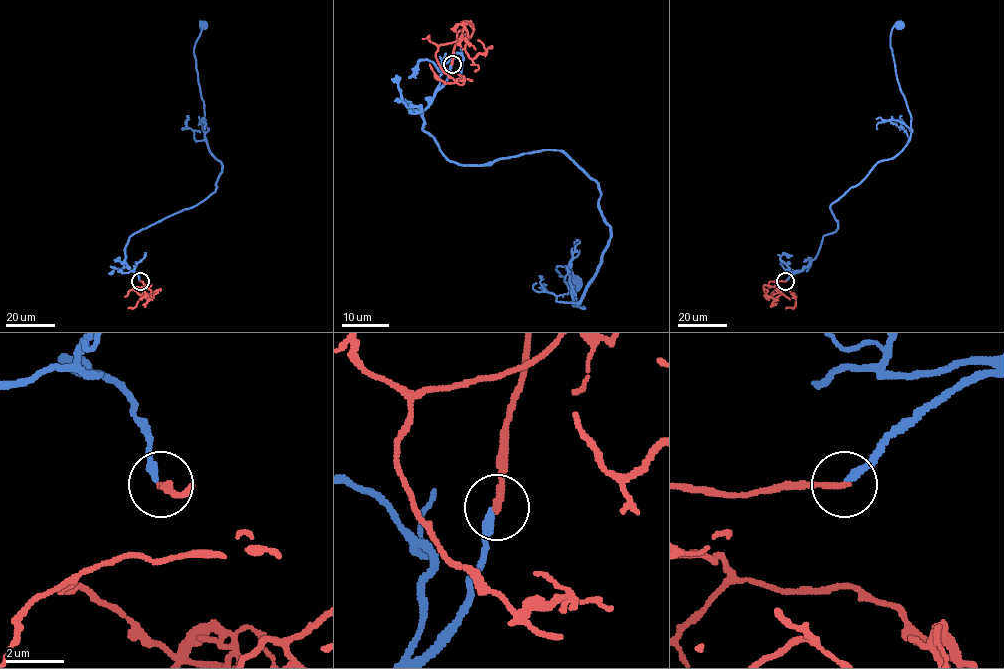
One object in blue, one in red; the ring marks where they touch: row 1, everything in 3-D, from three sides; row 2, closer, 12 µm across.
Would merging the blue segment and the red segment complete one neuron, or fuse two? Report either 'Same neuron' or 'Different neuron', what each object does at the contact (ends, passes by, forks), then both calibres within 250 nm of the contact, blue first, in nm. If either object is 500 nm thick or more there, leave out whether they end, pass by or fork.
Same neuron. At the ring blue ends. At the ring red ends. Thickness 220 nm (blue) against 240 nm

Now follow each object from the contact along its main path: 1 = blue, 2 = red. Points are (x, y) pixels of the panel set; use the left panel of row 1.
1: (140, 280), (125, 262), (129, 237), (207, 198), (221, 172), (205, 137), (209, 129), (194, 54), (204, 24)
2: (140, 281), (146, 287), (132, 289), (141, 296), (136, 305), (128, 308)

